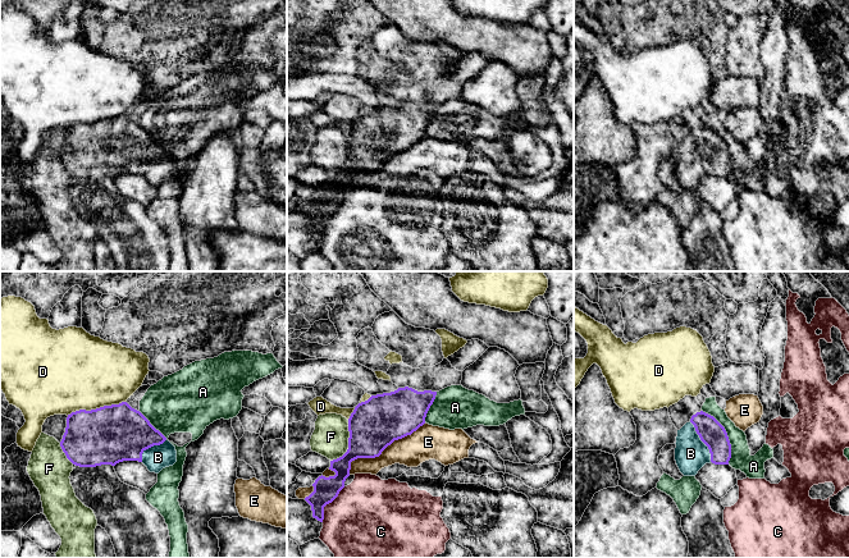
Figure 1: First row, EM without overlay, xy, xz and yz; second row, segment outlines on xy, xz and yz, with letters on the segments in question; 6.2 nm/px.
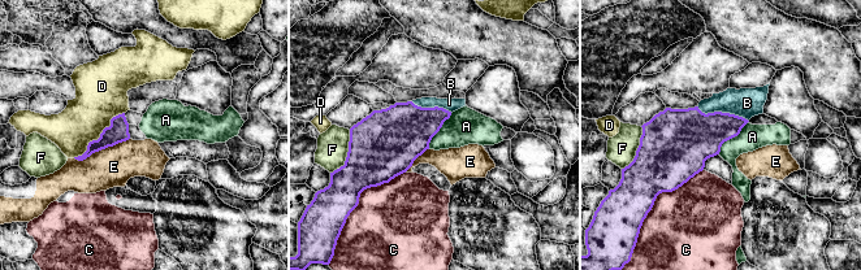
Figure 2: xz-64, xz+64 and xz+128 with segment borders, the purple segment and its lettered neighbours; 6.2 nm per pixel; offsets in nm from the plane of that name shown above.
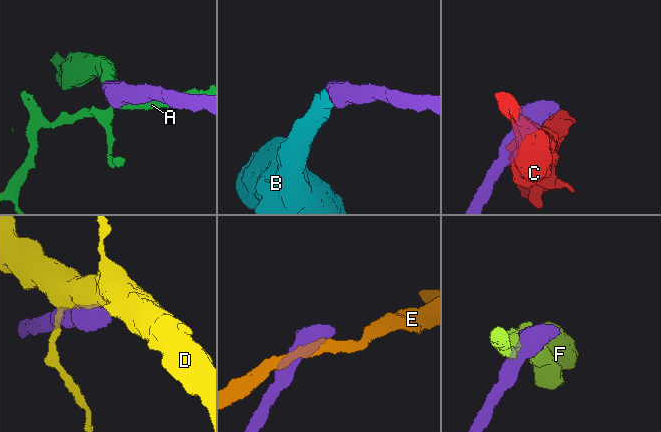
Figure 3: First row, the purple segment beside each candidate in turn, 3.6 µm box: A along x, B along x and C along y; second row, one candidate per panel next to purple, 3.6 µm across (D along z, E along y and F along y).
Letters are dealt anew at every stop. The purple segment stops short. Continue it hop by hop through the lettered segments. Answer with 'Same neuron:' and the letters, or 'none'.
Same neuron: B

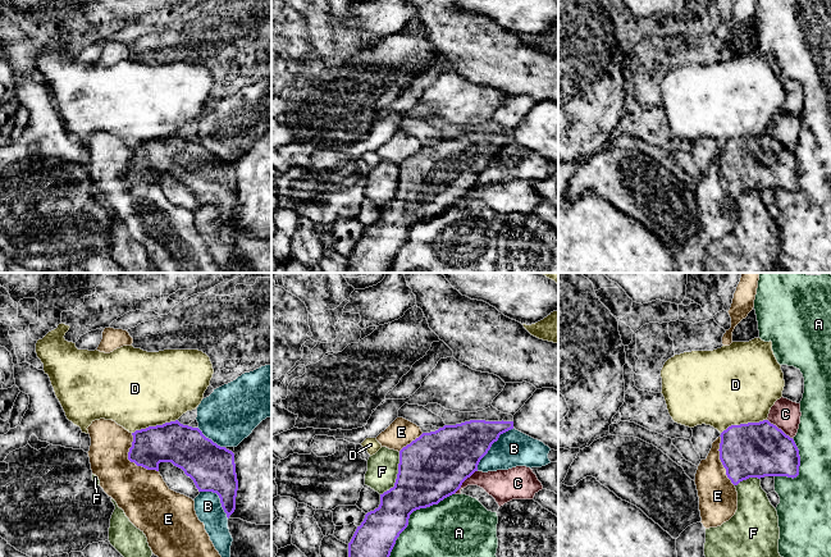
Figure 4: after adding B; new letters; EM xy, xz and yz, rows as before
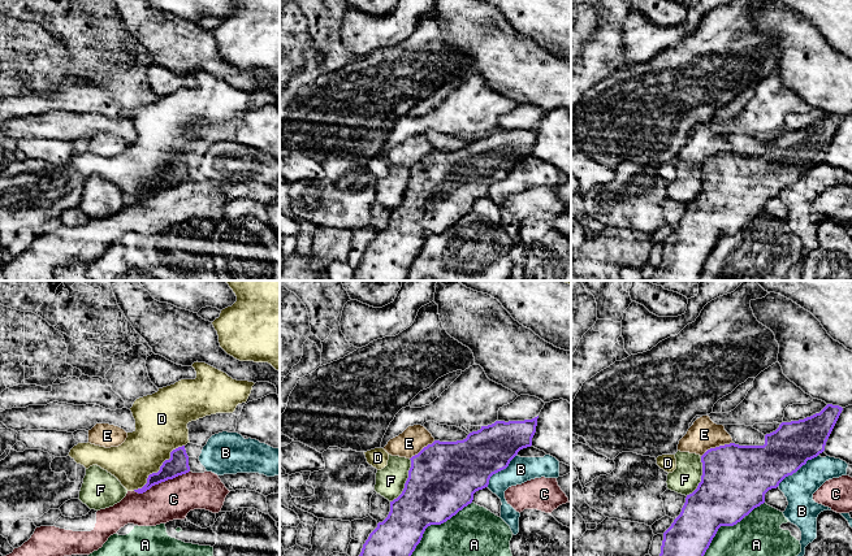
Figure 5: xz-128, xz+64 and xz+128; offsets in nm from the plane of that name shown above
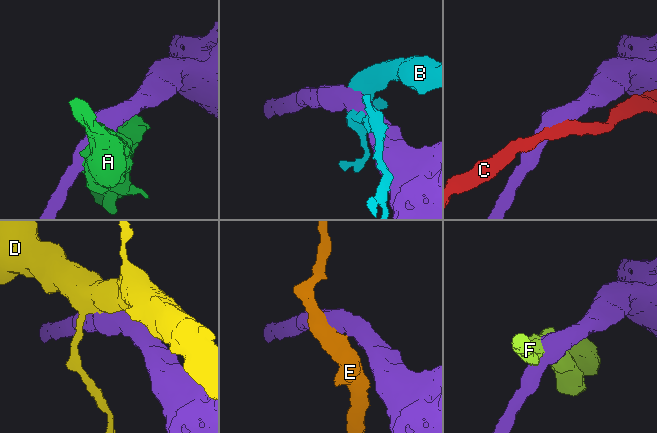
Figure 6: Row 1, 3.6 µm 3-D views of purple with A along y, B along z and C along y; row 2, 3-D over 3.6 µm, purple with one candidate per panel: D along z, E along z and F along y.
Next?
Same neuron: none

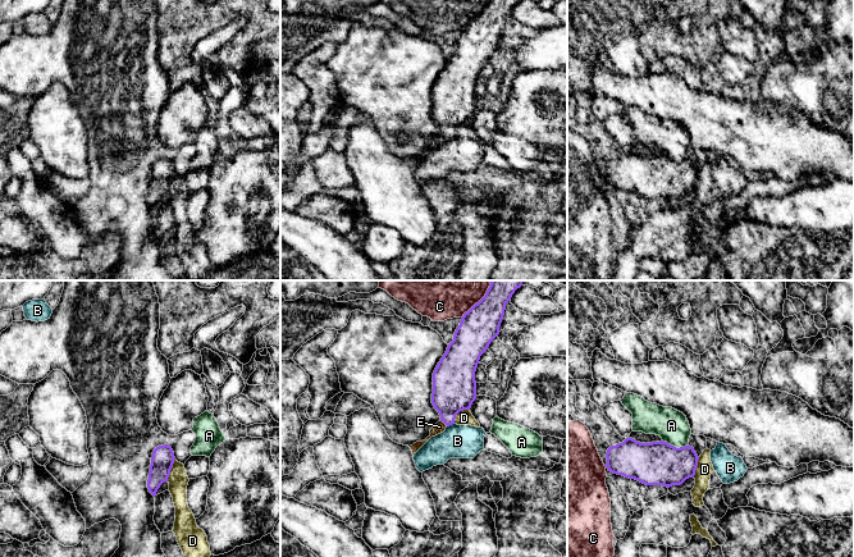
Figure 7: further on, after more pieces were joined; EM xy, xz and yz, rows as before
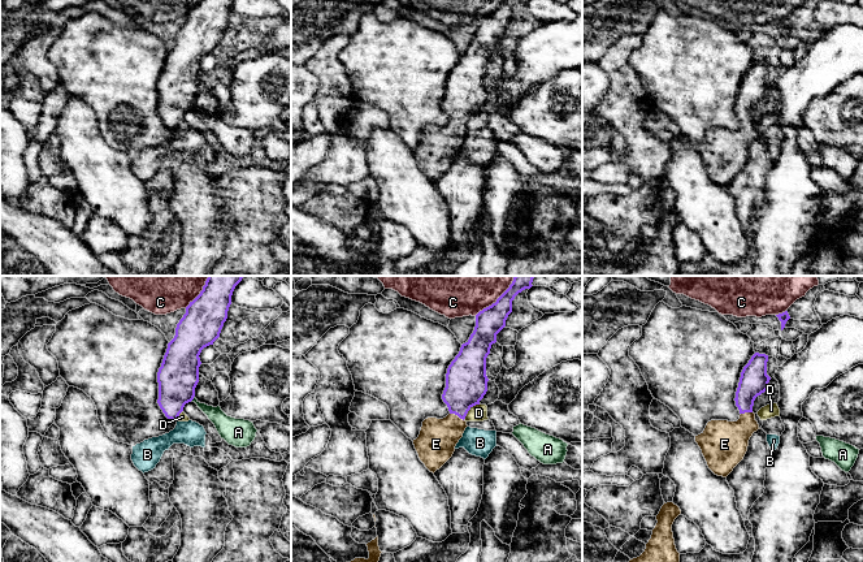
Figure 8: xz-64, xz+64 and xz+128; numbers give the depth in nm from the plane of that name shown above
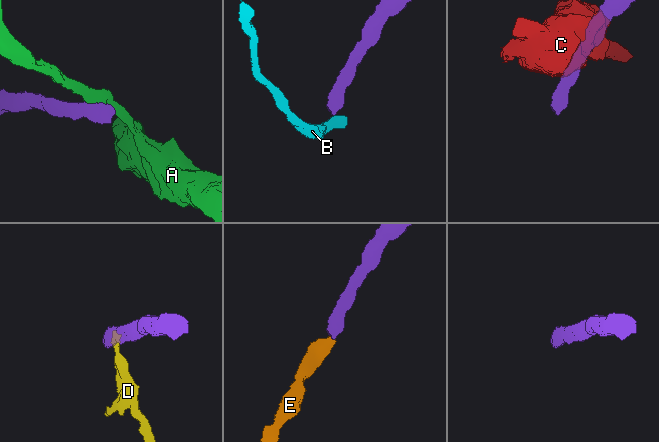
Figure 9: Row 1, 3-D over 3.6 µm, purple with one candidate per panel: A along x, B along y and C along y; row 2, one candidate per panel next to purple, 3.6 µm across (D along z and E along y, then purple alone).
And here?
Same neuron: E

